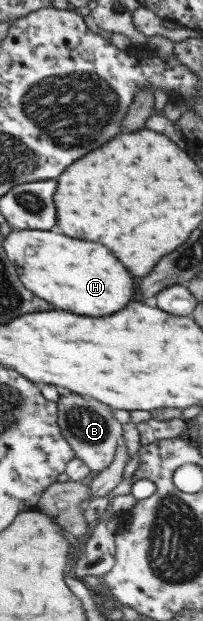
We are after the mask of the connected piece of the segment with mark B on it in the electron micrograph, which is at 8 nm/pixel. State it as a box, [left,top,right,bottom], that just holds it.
[57,391,124,473]

